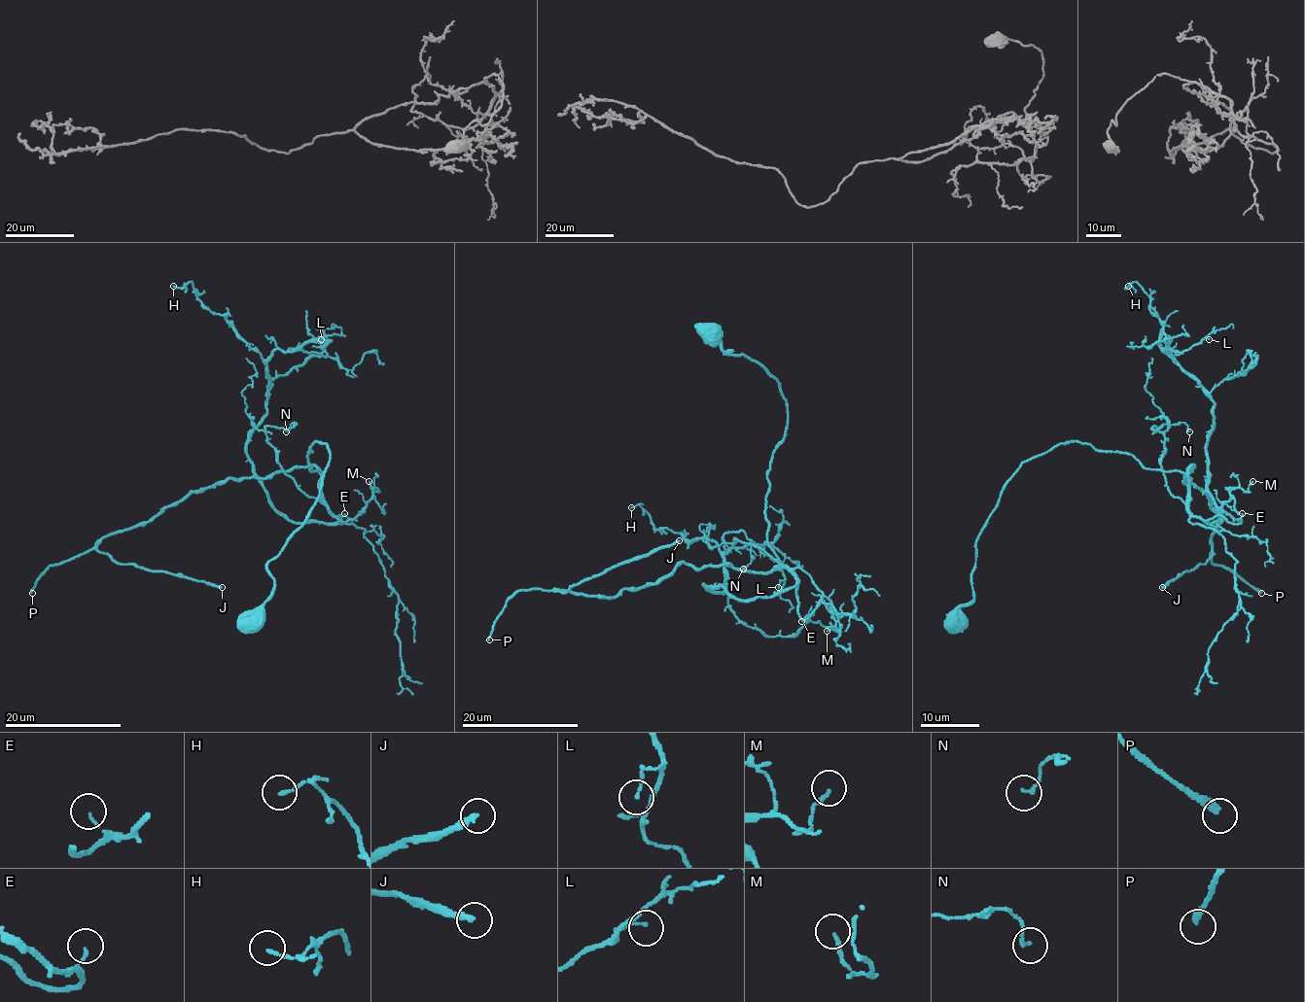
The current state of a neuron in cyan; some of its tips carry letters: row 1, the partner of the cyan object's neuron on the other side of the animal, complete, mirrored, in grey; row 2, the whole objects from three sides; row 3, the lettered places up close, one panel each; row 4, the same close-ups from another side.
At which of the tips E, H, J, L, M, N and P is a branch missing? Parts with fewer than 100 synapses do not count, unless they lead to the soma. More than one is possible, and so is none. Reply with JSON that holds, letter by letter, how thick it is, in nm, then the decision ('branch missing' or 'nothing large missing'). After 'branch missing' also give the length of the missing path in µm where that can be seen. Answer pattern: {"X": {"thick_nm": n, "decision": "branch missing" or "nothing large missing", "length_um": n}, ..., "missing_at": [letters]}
{"E": {"thick_nm": 80, "decision": "nothing large missing"}, "H": {"thick_nm": 130, "decision": "nothing large missing"}, "J": {"thick_nm": 300, "decision": "branch missing", "length_um": 60}, "L": {"thick_nm": 100, "decision": "nothing large missing"}, "M": {"thick_nm": 160, "decision": "nothing large missing"}, "N": {"thick_nm": 120, "decision": "nothing large missing"}, "P": {"thick_nm": 220, "decision": "branch missing", "length_um": 120}, "missing_at": ["J", "P"]}

